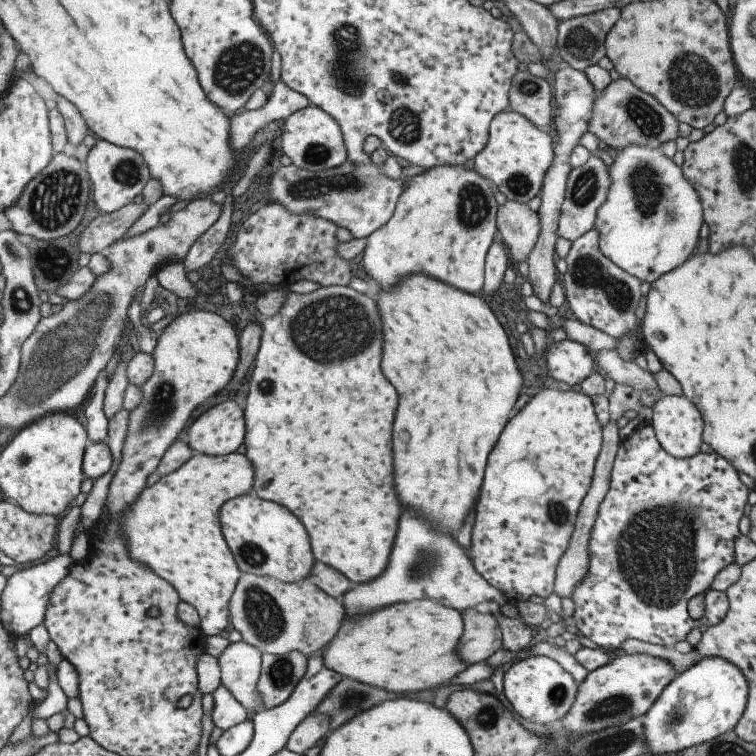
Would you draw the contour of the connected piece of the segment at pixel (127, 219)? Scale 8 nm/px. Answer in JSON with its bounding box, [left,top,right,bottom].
[77,200,147,253]

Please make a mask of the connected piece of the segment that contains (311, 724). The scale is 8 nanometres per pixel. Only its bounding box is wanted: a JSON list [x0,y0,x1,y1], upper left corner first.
[285,711,329,755]

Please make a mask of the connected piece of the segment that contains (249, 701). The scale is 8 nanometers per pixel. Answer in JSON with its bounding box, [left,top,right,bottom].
[216,640,263,712]

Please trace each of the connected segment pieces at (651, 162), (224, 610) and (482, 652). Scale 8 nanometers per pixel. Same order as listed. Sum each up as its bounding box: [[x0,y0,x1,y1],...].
[[593,146,704,283],[117,451,253,638],[457,608,501,664]]

